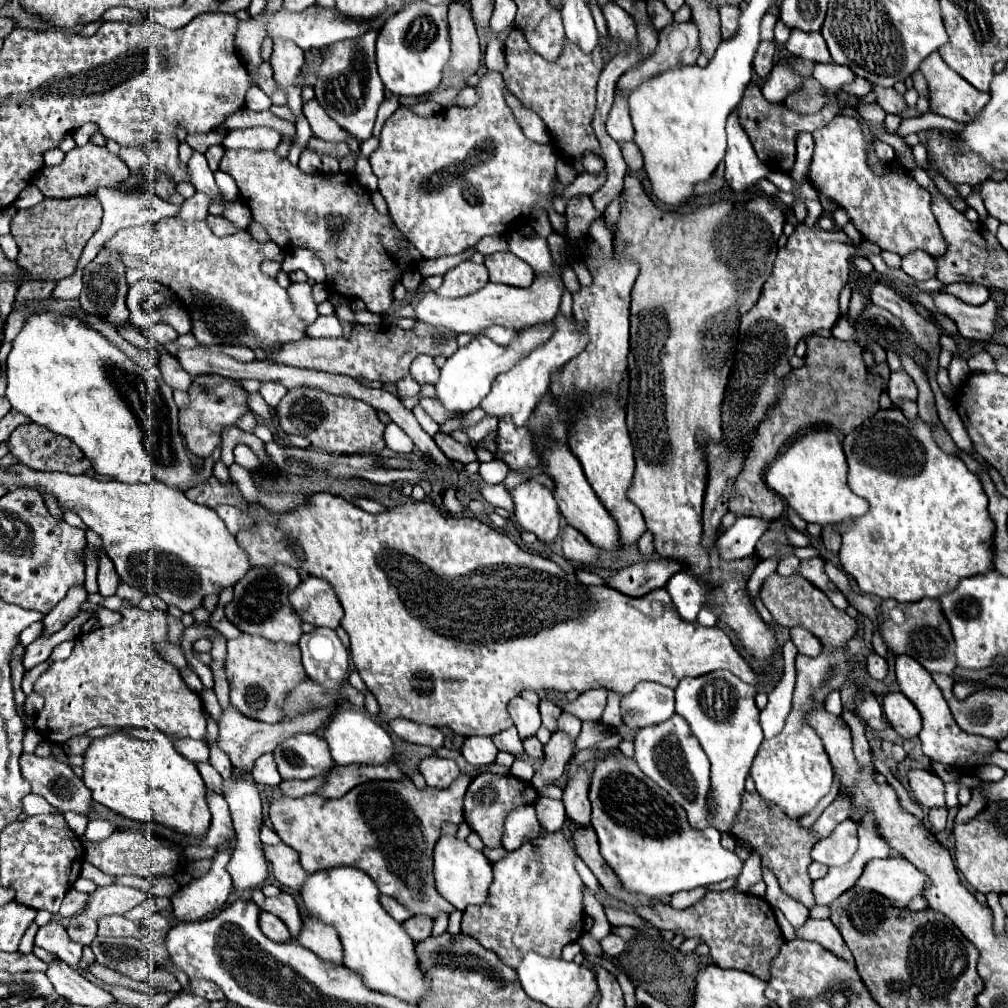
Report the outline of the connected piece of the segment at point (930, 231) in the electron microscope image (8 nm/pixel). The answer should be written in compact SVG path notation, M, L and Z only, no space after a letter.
M836 115L828 125L814 131L812 137L816 149L808 171L808 183L820 195L842 207L866 241L898 255L922 249L938 257L938 253L944 251L944 237L930 211L930 193L906 171L894 169L894 165L882 165L882 171L874 173L868 165L866 141L856 119Z

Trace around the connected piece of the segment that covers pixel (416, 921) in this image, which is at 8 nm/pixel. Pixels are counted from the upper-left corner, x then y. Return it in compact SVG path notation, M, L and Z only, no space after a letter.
M414 915L408 921L404 921L402 927L418 943L418 941L424 941L424 939L428 939L432 935L434 921L432 921L432 917L426 917L426 915Z

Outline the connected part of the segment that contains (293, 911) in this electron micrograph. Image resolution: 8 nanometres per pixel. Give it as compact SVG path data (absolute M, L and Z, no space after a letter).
M280 893L278 897L266 899L266 903L262 905L262 911L270 911L276 917L280 917L286 923L286 927L290 929L292 937L300 935L300 931L302 931L302 917L298 913L298 905L292 899L292 895Z

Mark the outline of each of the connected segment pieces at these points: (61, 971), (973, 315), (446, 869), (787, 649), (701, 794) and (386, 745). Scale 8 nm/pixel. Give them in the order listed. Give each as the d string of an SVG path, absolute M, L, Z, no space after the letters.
M52 955L46 975L52 981L56 993L72 1003L104 1007L114 1001L114 997L108 991L104 991L104 989L96 987L94 983L90 983L88 979L84 979L80 973L76 973L68 965L64 965L64 961L60 961L56 955Z
M934 293L934 307L938 313L950 317L962 337L988 341L996 331L996 303L990 299L984 305L968 305L948 293Z
M440 835L434 847L434 881L438 893L456 909L464 911L468 905L482 905L486 901L488 887L492 883L492 865L484 853L470 847L466 839Z
M790 639L784 643L782 655L784 655L784 677L774 687L774 691L768 695L768 705L760 713L760 725L762 725L766 739L782 731L784 721L790 713L790 705L792 705L792 693L794 693L794 681L796 681L794 659L798 655L798 649Z
M674 715L664 723L642 727L634 739L634 751L634 759L642 773L648 775L664 791L668 791L672 799L686 809L690 825L696 829L708 827L708 823L704 821L704 801L710 785L710 761L698 739L692 735L684 717Z
M340 709L330 725L324 731L324 741L330 747L332 759L336 765L352 765L352 763L366 763L366 765L378 765L388 761L388 757L392 757L394 753L394 745L390 735L386 733L386 729L382 725L378 725L376 721L370 719L370 715L366 711L360 709Z

